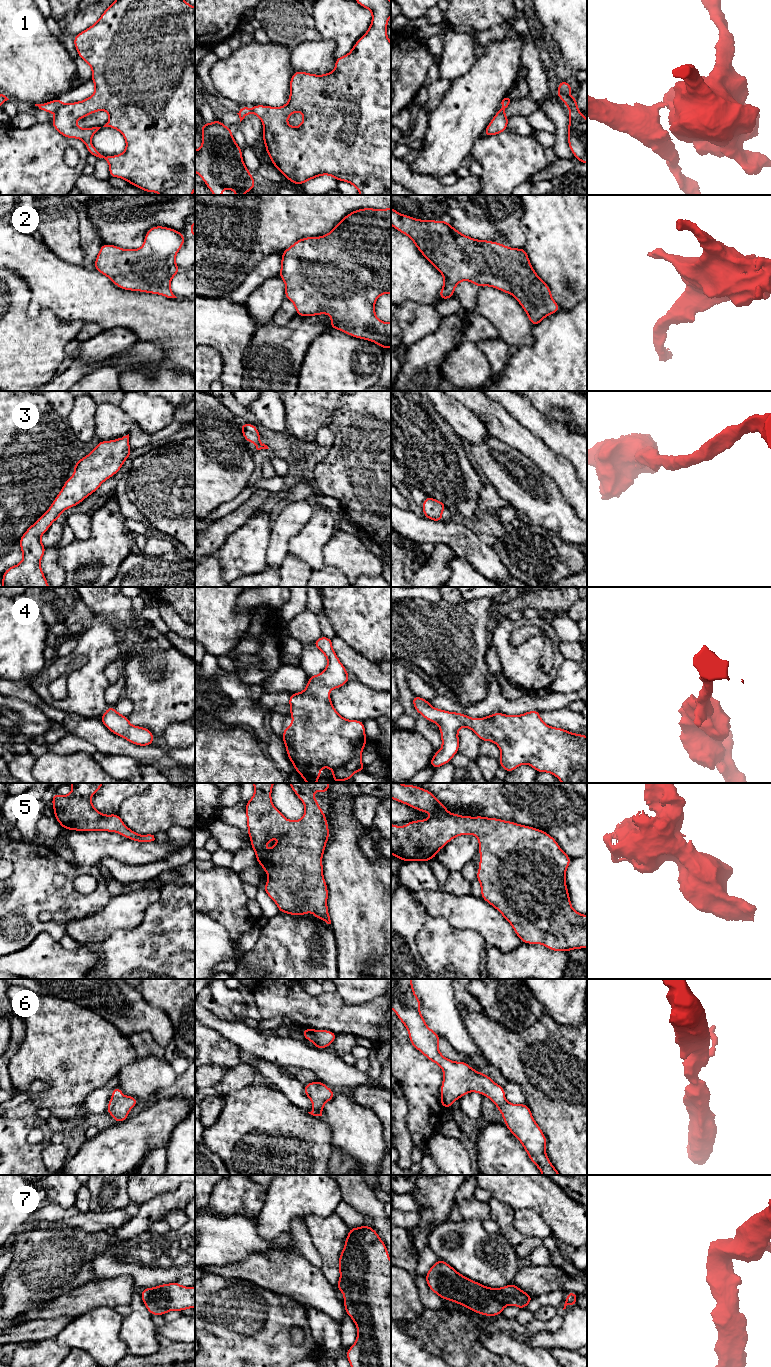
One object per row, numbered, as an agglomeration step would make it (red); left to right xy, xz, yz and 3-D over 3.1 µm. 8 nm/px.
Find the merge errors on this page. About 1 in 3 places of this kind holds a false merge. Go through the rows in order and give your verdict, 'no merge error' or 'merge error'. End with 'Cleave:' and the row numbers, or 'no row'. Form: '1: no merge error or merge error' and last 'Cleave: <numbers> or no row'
1: merge error
2: no merge error
3: no merge error
4: no merge error
5: no merge error
6: no merge error
7: no merge error
Cleave: 1

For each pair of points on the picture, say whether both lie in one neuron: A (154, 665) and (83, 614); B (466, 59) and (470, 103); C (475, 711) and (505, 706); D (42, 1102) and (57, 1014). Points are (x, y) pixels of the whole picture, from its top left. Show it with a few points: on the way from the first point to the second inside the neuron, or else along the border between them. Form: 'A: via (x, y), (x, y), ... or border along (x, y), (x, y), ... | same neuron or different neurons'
A: border along (82, 598), (84, 603), (97, 617) | different neurons
B: border along (475, 59), (472, 67), (466, 73), (450, 80) | different neurons
C: via (482, 709), (489, 706), (498, 706) | same neuron
D: via (57, 1080), (57, 1036) | same neuron

